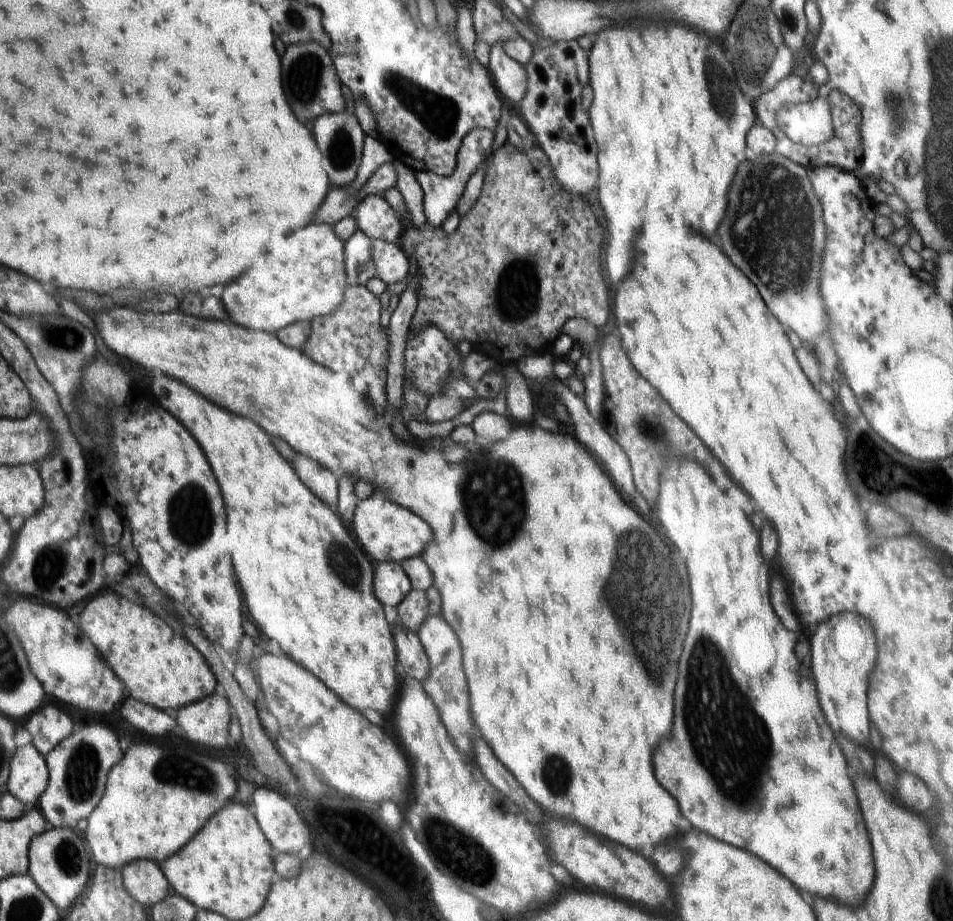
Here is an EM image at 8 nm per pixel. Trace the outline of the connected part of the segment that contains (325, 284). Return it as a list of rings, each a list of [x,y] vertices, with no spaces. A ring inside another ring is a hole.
[[[310,224],[284,240],[282,246],[278,246],[274,252],[268,254],[268,258],[262,260],[262,264],[250,268],[238,282],[232,282],[226,286],[222,302],[226,298],[226,312],[230,320],[236,324],[242,324],[246,328],[254,328],[267,333],[275,334],[284,326],[300,322],[311,321],[318,316],[332,314],[346,290],[346,274],[344,274],[344,244],[334,234],[334,228],[329,224]]]

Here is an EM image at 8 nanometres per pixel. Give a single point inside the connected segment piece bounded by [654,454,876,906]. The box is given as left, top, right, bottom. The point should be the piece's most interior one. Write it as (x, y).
(747, 725)

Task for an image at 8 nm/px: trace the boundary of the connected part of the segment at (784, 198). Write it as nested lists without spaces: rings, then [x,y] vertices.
[[[778,153],[742,162],[718,236],[728,258],[756,284],[770,312],[811,347],[828,330],[828,314],[820,294],[826,226],[807,170]]]

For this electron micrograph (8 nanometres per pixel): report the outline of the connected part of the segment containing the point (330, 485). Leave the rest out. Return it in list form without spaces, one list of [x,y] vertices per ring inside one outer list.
[[[296,454],[291,466],[295,469],[298,478],[314,493],[314,496],[321,500],[332,510],[338,505],[339,482],[335,473],[326,470],[315,460]]]

